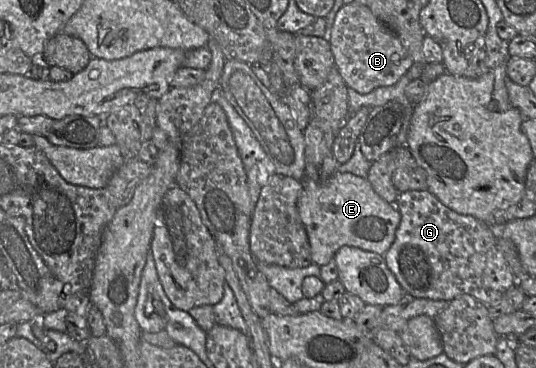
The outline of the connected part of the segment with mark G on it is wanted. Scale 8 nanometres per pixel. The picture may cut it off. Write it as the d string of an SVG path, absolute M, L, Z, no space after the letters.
M429 190L400 192L394 205L400 212L401 220L395 239L384 258L405 294L447 302L457 296L468 294L486 306L492 306L517 283L504 255L497 247L497 232L490 225L473 216L450 209Z

